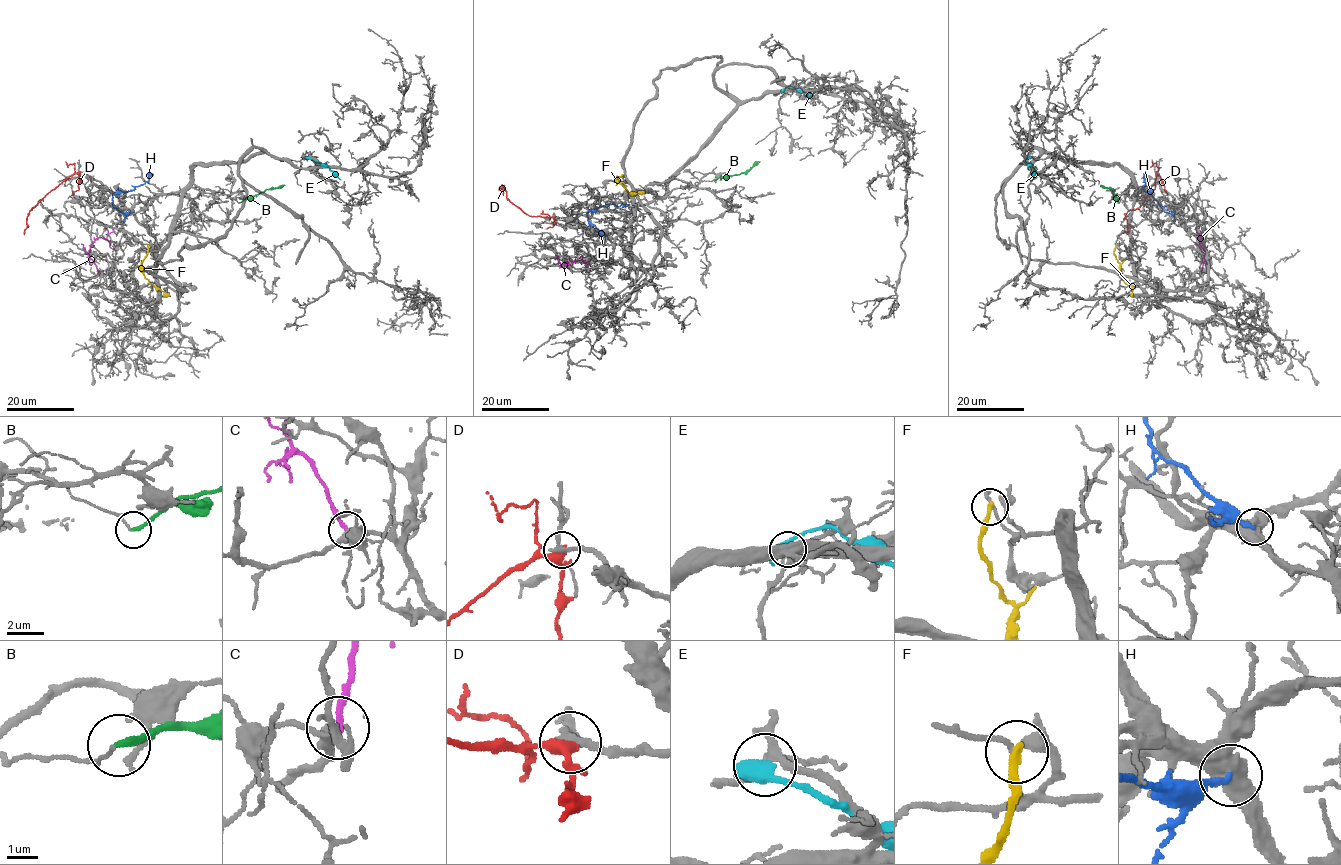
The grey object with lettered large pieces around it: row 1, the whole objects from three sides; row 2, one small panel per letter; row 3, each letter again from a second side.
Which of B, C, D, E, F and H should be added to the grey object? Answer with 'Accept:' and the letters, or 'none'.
Accept: none

